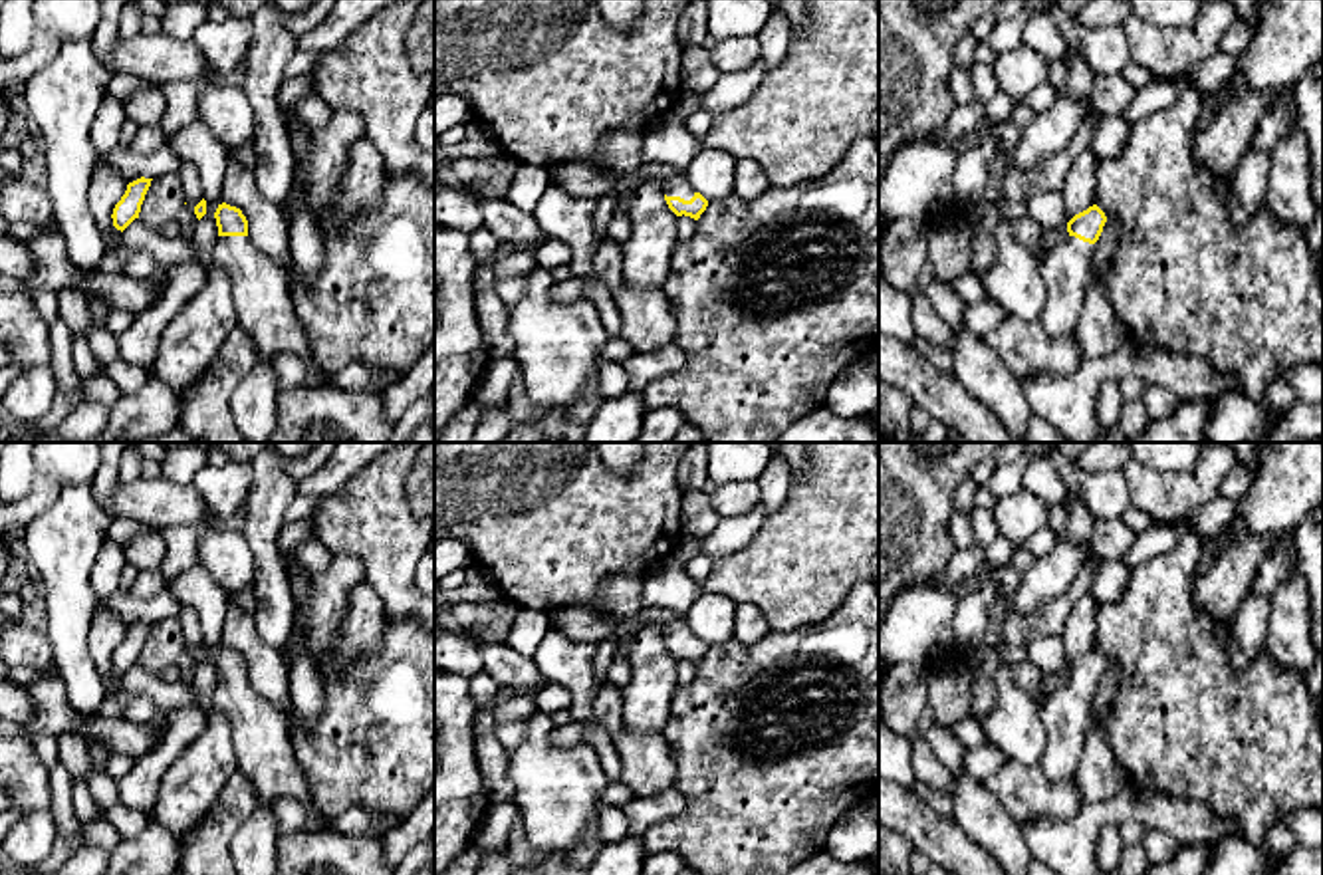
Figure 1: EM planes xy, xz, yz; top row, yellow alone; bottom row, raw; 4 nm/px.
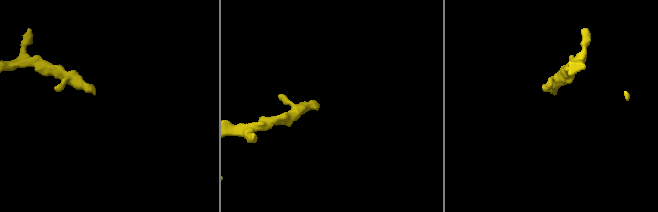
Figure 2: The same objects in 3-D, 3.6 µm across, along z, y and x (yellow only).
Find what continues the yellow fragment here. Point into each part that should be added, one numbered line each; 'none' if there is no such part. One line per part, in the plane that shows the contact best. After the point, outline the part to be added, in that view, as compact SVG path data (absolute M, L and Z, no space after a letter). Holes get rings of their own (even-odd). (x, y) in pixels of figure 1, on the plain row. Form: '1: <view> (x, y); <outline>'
1: xz (679, 629); M686 619L670 621L661 627L662 639L666 641L680 641L690 645L694 641L694 631L686 623Z

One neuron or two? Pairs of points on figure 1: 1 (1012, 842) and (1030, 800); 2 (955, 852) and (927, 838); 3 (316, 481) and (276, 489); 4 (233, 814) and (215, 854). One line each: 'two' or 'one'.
1: two
2: one
3: two
4: one

